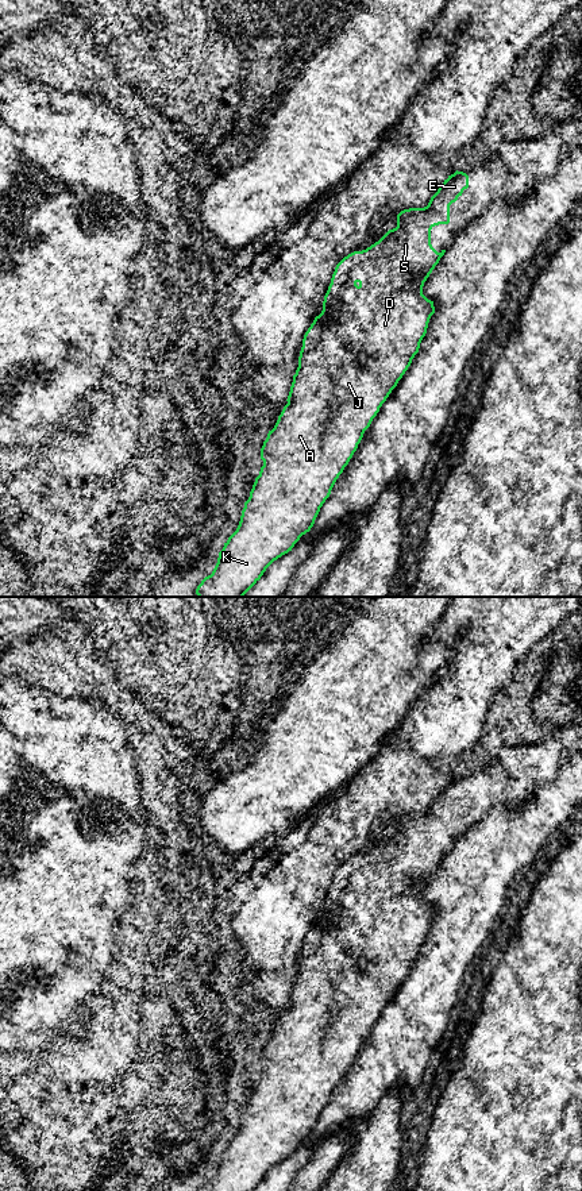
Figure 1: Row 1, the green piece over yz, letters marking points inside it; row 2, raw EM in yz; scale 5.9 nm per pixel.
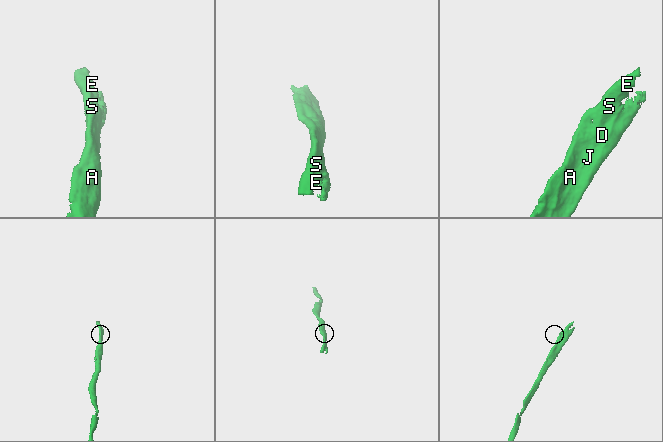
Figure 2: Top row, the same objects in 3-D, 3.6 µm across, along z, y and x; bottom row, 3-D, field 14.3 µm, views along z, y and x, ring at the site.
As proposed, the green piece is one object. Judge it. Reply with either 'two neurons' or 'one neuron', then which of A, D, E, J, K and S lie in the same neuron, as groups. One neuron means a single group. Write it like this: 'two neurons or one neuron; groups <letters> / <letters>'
one neuron; groups A D E J K S

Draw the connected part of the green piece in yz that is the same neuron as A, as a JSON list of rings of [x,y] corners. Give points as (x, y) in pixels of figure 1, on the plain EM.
[[[456,775],[427,812],[401,816],[396,833],[336,870],[323,916],[304,940],[288,1009],[261,1053],[263,1071],[239,1130],[219,1157],[212,1179],[199,1191],[254,1191],[274,1165],[311,1136],[365,1036],[419,957],[435,918],[423,891],[446,857],[432,852],[431,835],[450,828],[450,810],[467,793],[469,780]]]

